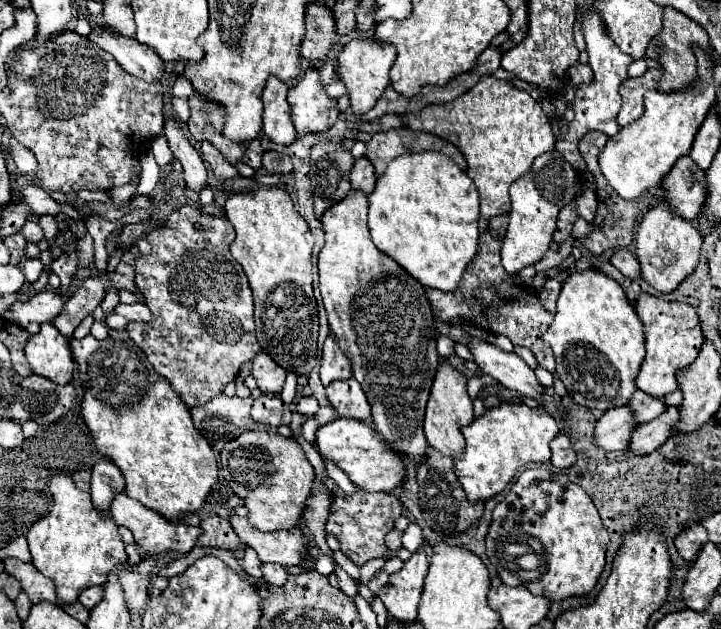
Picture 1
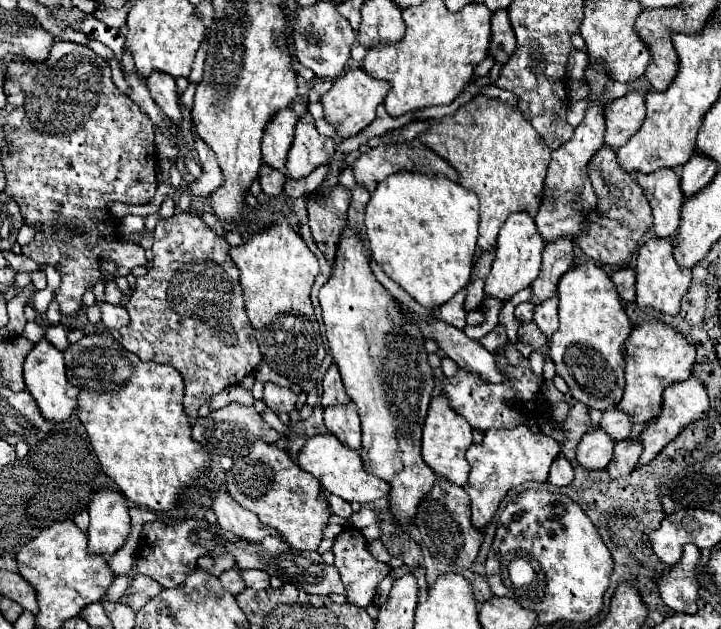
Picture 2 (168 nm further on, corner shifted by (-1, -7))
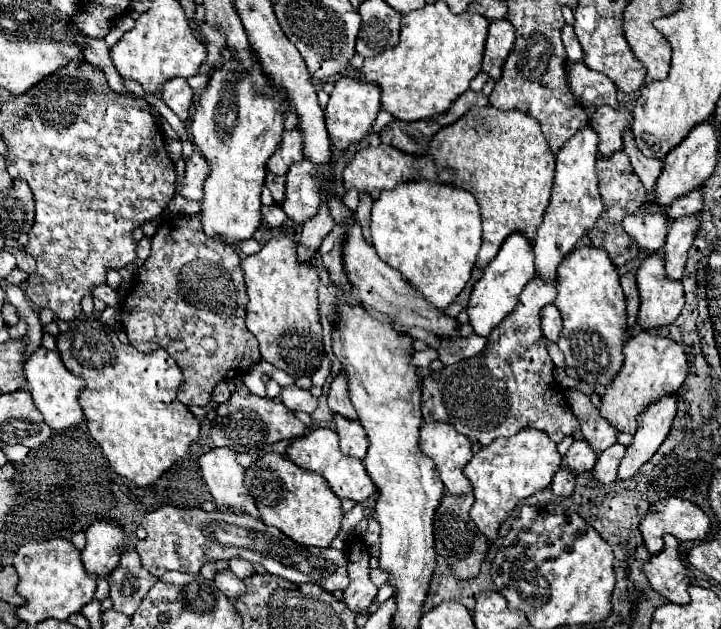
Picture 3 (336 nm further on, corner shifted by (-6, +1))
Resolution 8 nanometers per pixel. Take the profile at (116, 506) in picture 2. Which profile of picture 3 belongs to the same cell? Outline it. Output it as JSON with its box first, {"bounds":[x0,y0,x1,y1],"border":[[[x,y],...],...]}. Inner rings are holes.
{"bounds":[82,522,122,578],"border":[[[96,522],[96,526],[86,534],[86,548],[82,550],[86,572],[96,578],[108,576],[116,568],[122,544],[122,530],[116,530],[116,526],[108,526],[106,522]]]}

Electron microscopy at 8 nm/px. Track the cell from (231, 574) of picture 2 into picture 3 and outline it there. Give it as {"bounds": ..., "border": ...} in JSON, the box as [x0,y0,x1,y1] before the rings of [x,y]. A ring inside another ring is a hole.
{"bounds":[214,570,246,598],"border":[[[222,570],[220,574],[216,574],[214,584],[226,598],[236,598],[246,592],[246,584],[240,578],[236,578],[230,570]]]}

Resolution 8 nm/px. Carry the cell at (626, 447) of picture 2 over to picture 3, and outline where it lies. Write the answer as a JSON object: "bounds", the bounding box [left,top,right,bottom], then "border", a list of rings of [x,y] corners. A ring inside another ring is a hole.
{"bounds":[592,444,626,484],"border":[[[614,444],[610,446],[608,450],[604,450],[594,468],[592,468],[592,478],[598,482],[598,484],[610,484],[616,480],[616,470],[618,470],[618,464],[620,464],[620,458],[624,456],[624,450],[626,446],[622,444]]]}

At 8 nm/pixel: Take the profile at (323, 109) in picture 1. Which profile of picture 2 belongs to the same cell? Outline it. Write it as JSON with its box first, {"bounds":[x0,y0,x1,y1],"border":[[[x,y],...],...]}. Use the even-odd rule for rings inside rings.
{"bounds":[287,110,335,178],"border":[[[305,110],[301,120],[295,124],[295,140],[287,158],[287,176],[305,178],[319,164],[327,164],[335,152],[333,138],[317,132],[315,118]]]}

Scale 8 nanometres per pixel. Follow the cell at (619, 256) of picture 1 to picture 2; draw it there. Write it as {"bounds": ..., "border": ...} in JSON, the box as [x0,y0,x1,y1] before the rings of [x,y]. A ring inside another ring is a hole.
{"bounds":[611,268,635,302],"border":[[[621,268],[611,276],[613,284],[617,286],[617,292],[623,302],[635,300],[635,270],[633,268]]]}

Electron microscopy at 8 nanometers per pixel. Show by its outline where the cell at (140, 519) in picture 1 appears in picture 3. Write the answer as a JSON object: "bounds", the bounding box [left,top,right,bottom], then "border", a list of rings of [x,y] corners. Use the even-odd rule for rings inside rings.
{"bounds":[140,505,348,592],"border":[[[165,505],[148,513],[148,538],[140,542],[142,566],[154,576],[162,576],[168,570],[186,572],[196,576],[206,562],[228,560],[232,556],[242,556],[252,564],[260,564],[266,572],[282,576],[294,584],[310,582],[326,592],[344,590],[348,586],[346,554],[334,548],[300,546],[284,536],[280,530],[266,526],[260,518],[248,514],[228,514],[228,512],[204,512],[202,508],[179,508]]]}

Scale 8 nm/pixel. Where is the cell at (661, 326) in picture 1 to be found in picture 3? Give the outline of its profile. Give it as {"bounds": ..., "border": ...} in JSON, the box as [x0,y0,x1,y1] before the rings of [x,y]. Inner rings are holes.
{"bounds":[600,332,686,434],"border":[[[638,332],[624,344],[624,364],[616,374],[614,382],[606,388],[606,394],[600,396],[600,416],[606,418],[616,430],[634,434],[636,416],[658,398],[676,394],[686,378],[686,368],[686,354],[676,342],[650,332]]]}

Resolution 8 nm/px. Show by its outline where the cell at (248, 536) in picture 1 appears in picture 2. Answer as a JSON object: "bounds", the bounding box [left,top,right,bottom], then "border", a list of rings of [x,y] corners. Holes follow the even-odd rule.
{"bounds":[211,488,283,544],"border":[[[221,488],[215,498],[213,498],[213,506],[211,506],[217,514],[217,524],[221,530],[231,530],[235,536],[247,540],[247,542],[255,542],[259,544],[265,536],[275,536],[275,538],[281,538],[283,536],[273,530],[273,528],[267,528],[259,522],[259,518],[249,512],[249,510],[243,510],[229,494],[225,488]]]}

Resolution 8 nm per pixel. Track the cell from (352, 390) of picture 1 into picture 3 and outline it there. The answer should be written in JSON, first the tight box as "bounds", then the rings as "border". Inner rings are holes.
{"bounds":[334,414,368,460],"border":[[[338,414],[334,416],[336,422],[336,432],[340,436],[340,452],[358,460],[364,460],[368,452],[368,440],[366,432],[360,422],[348,422],[346,418],[340,418]]]}

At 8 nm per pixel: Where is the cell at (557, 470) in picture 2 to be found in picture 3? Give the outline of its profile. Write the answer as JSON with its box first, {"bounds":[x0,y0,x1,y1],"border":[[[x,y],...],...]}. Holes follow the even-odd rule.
{"bounds":[550,466,574,496],"border":[[[562,466],[562,468],[556,472],[550,490],[552,490],[554,496],[572,496],[572,492],[574,492],[574,474],[568,474],[568,472],[564,470],[564,466]]]}

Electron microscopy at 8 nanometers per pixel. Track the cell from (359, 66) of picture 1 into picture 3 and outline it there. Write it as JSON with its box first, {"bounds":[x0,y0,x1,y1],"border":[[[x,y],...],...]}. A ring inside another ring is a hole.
{"bounds":[326,76,380,152],"border":[[[348,76],[340,78],[326,106],[326,128],[330,144],[340,152],[344,152],[350,144],[358,144],[372,130],[378,112],[380,112],[380,90],[376,90],[376,86],[364,86],[364,82],[356,82],[356,78]]]}

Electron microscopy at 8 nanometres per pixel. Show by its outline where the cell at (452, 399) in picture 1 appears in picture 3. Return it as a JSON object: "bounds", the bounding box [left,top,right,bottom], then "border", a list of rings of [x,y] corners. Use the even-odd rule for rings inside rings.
{"bounds":[420,422,472,496],"border":[[[432,422],[420,430],[420,450],[434,460],[440,478],[452,496],[464,496],[472,492],[472,484],[464,478],[462,468],[472,458],[472,444],[462,434],[456,434],[452,426]]]}

